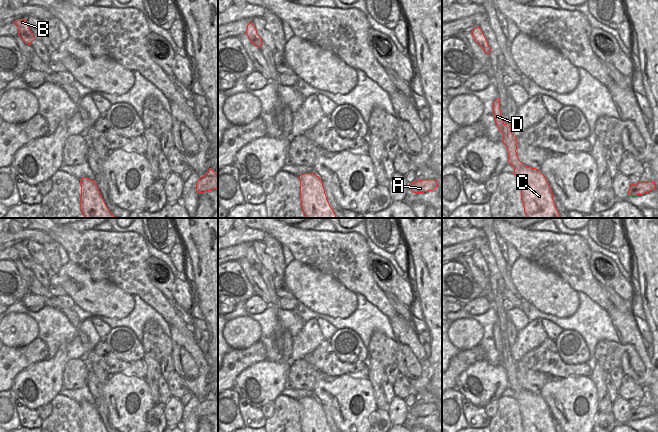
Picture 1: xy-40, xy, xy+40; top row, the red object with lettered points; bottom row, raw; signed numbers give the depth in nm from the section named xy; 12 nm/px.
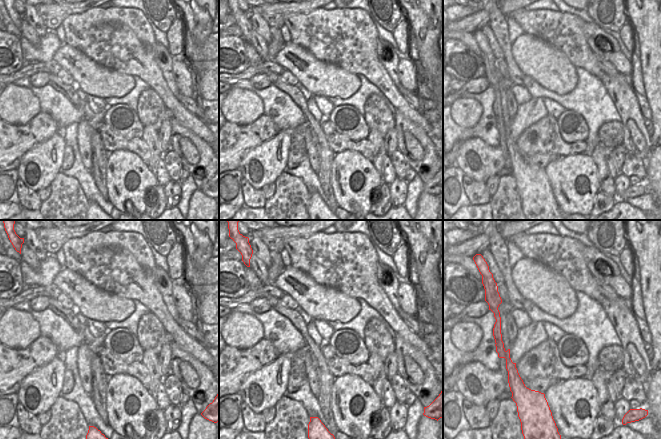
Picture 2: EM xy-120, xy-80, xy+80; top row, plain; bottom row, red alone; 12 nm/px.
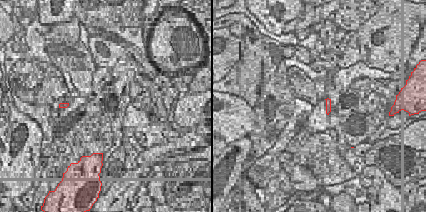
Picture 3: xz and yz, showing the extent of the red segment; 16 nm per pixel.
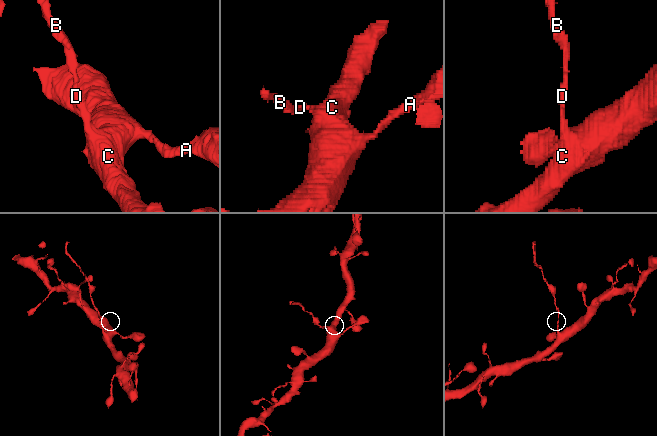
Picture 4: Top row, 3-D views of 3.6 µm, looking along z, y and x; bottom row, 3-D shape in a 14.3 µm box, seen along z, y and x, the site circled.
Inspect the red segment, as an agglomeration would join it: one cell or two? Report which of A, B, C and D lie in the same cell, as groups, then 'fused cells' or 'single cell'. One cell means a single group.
A C / B D; fused cells

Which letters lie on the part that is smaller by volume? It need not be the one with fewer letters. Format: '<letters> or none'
B, D

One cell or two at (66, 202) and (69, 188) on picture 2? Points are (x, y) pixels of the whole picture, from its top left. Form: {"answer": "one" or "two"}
{"answer": "one"}

